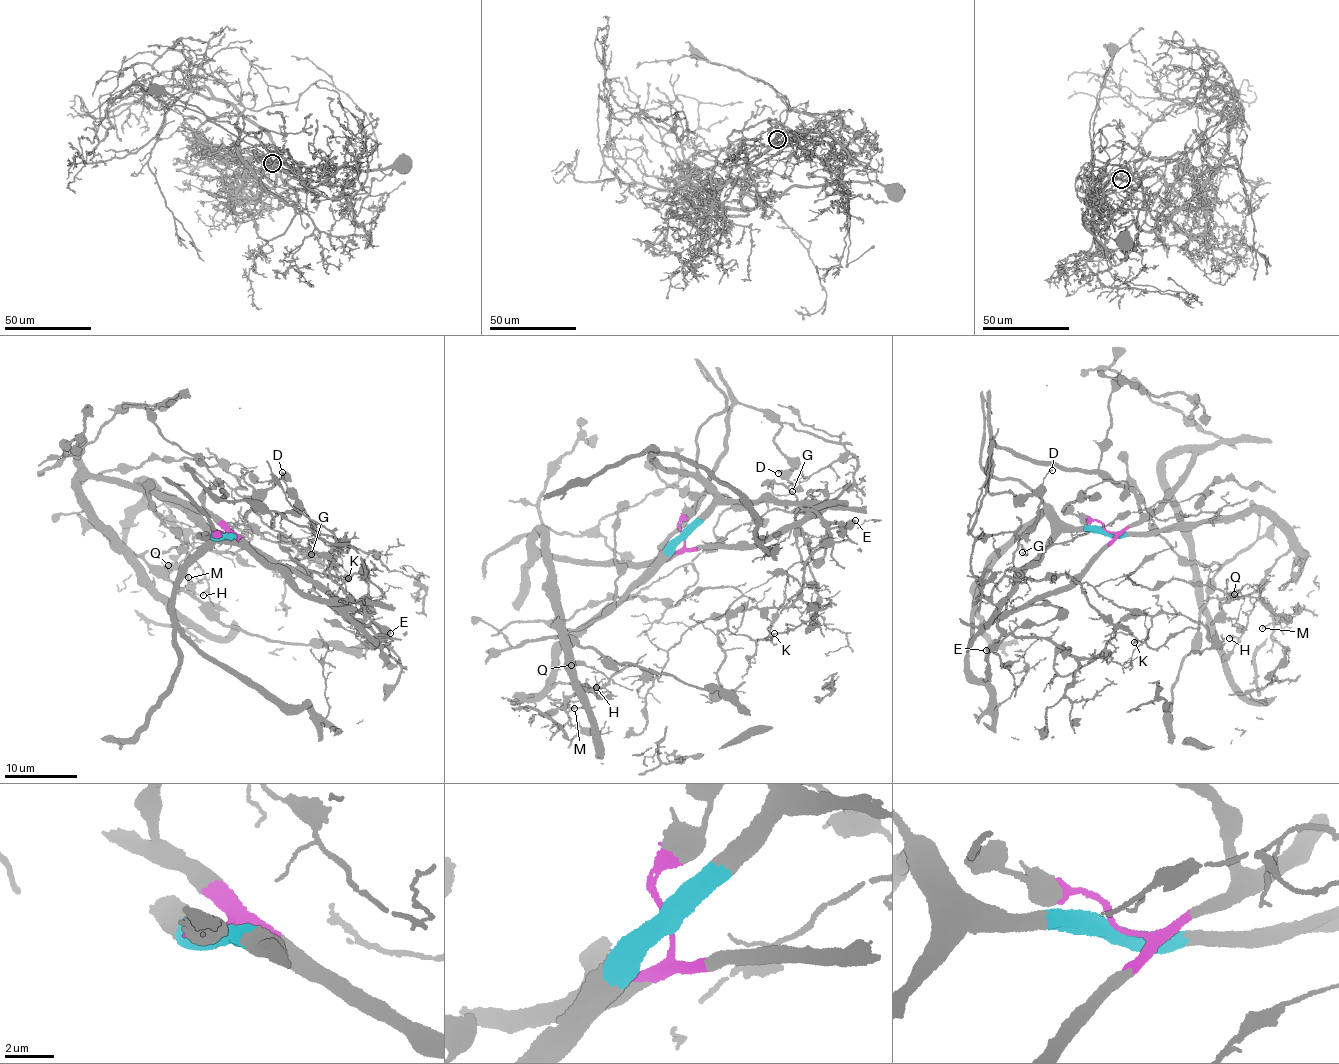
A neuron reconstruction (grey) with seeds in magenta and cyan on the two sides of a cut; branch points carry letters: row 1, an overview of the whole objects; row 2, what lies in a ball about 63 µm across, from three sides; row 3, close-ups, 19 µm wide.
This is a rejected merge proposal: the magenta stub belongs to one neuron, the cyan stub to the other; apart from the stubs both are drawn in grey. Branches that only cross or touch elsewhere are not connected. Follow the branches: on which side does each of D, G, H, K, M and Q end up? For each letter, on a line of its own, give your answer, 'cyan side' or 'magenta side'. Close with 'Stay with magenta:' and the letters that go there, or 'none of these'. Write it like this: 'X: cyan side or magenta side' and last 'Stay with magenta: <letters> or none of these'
D: magenta side
G: cyan side
H: cyan side
K: cyan side
M: cyan side
Q: cyan side
Stay with magenta: D

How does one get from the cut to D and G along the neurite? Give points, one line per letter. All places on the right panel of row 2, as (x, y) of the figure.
D: (1105, 529), (1125, 529), (1140, 518), (1139, 498), (1096, 474), (994, 446), (988, 491), (1027, 498), (1052, 470)
G: (1105, 531), (1061, 532), (1000, 606), (993, 588), (1004, 577), (1019, 580), (1013, 561), (1021, 552)

